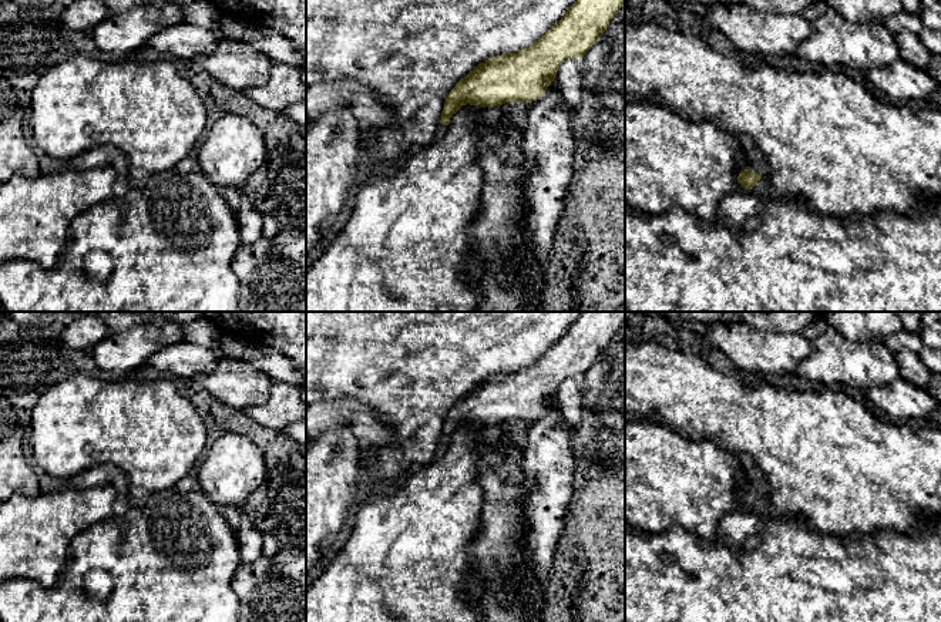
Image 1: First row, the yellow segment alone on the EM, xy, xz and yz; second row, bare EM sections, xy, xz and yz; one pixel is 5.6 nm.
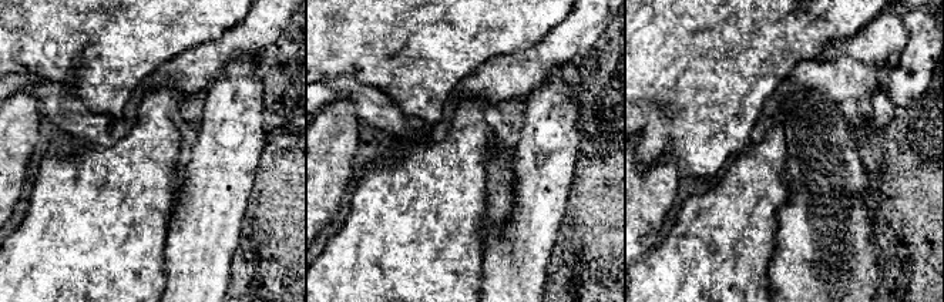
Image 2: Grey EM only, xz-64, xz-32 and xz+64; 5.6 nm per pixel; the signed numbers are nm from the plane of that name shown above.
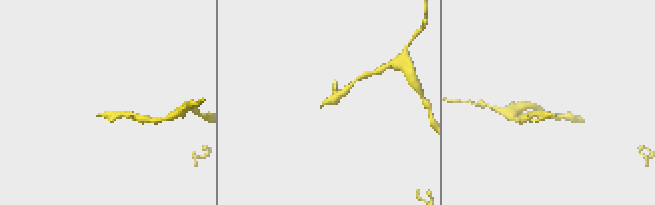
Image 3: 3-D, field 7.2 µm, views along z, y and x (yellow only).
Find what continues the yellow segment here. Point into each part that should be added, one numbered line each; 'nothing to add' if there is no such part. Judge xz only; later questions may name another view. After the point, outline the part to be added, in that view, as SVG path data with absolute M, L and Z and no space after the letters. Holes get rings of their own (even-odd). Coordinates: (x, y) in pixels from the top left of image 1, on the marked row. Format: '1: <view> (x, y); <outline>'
1: xz (440, 133); M438 124L434 131L434 141L443 139L447 137L448 125Z

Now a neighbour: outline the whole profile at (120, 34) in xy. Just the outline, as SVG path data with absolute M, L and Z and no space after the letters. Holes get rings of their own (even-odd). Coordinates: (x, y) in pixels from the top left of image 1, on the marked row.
M185 4L141 6L104 19L88 33L101 51L124 57L145 47L161 30L184 23Z

